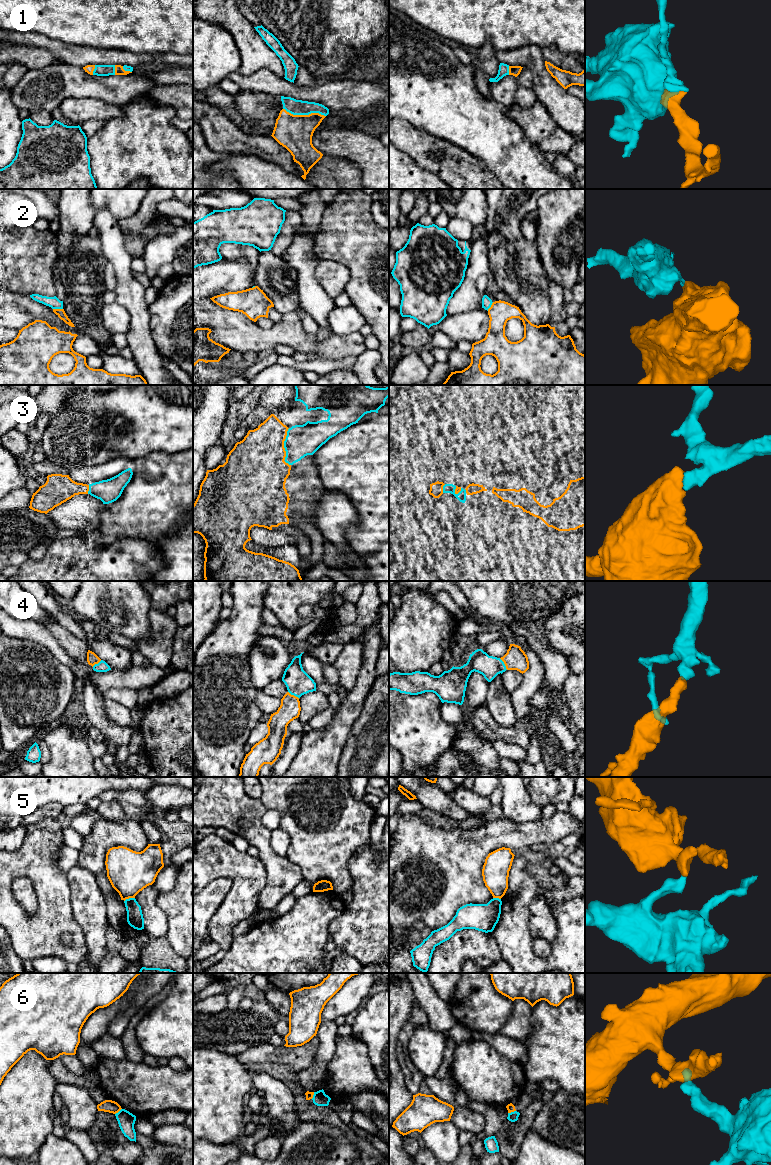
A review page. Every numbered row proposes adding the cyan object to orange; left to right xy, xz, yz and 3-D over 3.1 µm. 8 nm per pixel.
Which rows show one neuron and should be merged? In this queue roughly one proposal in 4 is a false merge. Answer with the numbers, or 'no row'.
1, 3, 4

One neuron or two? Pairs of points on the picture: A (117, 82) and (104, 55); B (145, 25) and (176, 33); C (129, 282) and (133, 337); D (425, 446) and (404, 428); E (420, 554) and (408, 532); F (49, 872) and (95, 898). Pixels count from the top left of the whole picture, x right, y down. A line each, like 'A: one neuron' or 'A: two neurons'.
A: two neurons
B: one neuron
C: one neuron
D: two neurons
E: one neuron
F: two neurons

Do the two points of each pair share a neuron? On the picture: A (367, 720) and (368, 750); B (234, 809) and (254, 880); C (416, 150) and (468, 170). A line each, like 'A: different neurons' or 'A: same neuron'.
A: same neuron
B: different neurons
C: same neuron

